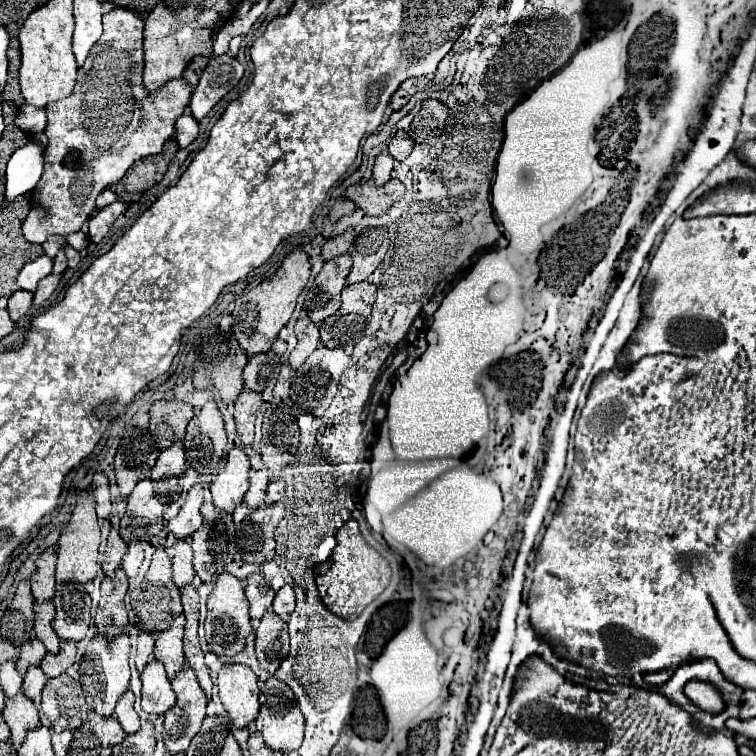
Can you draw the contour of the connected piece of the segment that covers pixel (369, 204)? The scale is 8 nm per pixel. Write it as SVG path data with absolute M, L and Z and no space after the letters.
M391 178L385 186L375 186L373 180L361 182L361 184L351 184L347 188L347 198L357 204L357 208L365 210L369 216L381 216L387 212L389 206L393 206L399 198L405 196L405 186Z

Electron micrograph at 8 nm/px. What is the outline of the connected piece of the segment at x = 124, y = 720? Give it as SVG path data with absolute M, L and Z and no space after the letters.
M127 690L127 692L117 700L117 706L115 706L115 716L117 716L121 728L125 730L125 734L133 734L133 732L137 732L137 730L141 728L139 716L137 716L137 712L135 712L135 708L133 708L133 700L135 700L133 692Z

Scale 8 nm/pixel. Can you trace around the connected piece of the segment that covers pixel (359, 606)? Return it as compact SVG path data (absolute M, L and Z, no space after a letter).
M357 520L345 522L345 526L337 532L335 538L337 546L331 558L315 568L315 584L327 610L337 614L339 618L355 620L363 612L363 608L371 604L389 586L391 566L375 548L365 542L359 532Z

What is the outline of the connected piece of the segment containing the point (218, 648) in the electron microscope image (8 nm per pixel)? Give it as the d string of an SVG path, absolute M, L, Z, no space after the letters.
M229 572L219 574L215 582L215 590L209 594L207 600L207 618L205 618L205 632L207 632L207 644L209 650L221 656L223 660L229 660L233 654L241 652L245 646L247 636L251 634L251 620L249 620L249 602L245 598L245 590L239 578L235 578Z

